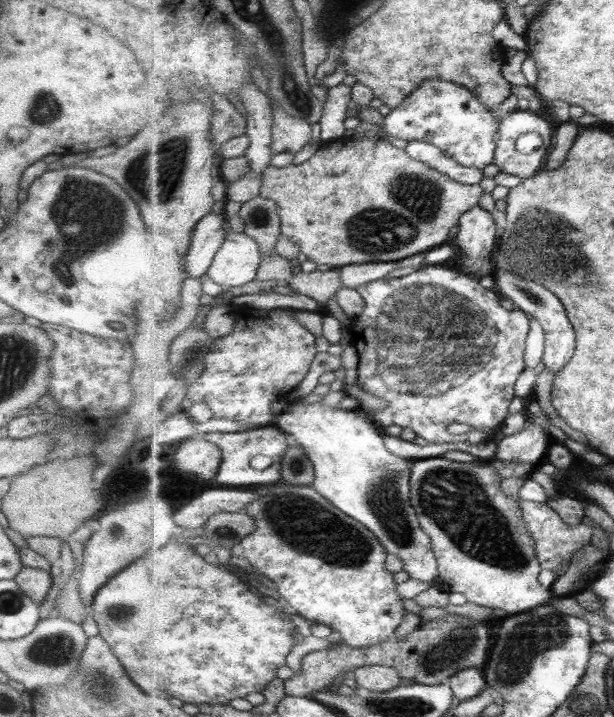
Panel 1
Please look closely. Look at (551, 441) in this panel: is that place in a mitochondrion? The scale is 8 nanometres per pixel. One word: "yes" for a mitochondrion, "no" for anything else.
no

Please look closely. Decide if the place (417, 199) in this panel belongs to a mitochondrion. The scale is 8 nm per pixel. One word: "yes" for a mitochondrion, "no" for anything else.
yes

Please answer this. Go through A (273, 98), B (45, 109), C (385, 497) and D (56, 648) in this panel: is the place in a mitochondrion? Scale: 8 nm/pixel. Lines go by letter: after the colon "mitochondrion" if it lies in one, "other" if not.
A: other
B: mitochondrion
C: mitochondrion
D: mitochondrion

